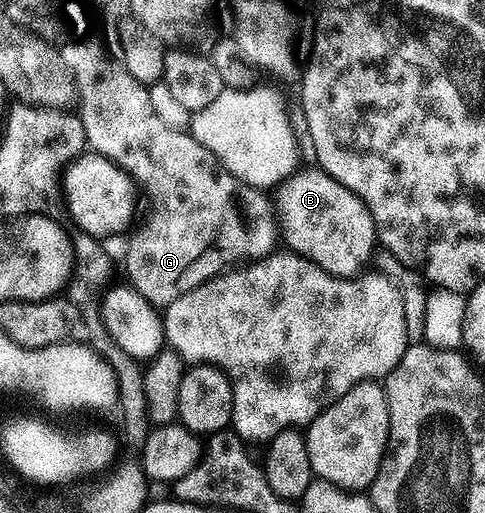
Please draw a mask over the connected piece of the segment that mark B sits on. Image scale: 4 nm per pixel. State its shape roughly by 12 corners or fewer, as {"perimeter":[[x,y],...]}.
{"perimeter":[[326,171],[276,190],[280,238],[328,275],[357,277],[377,226]]}

